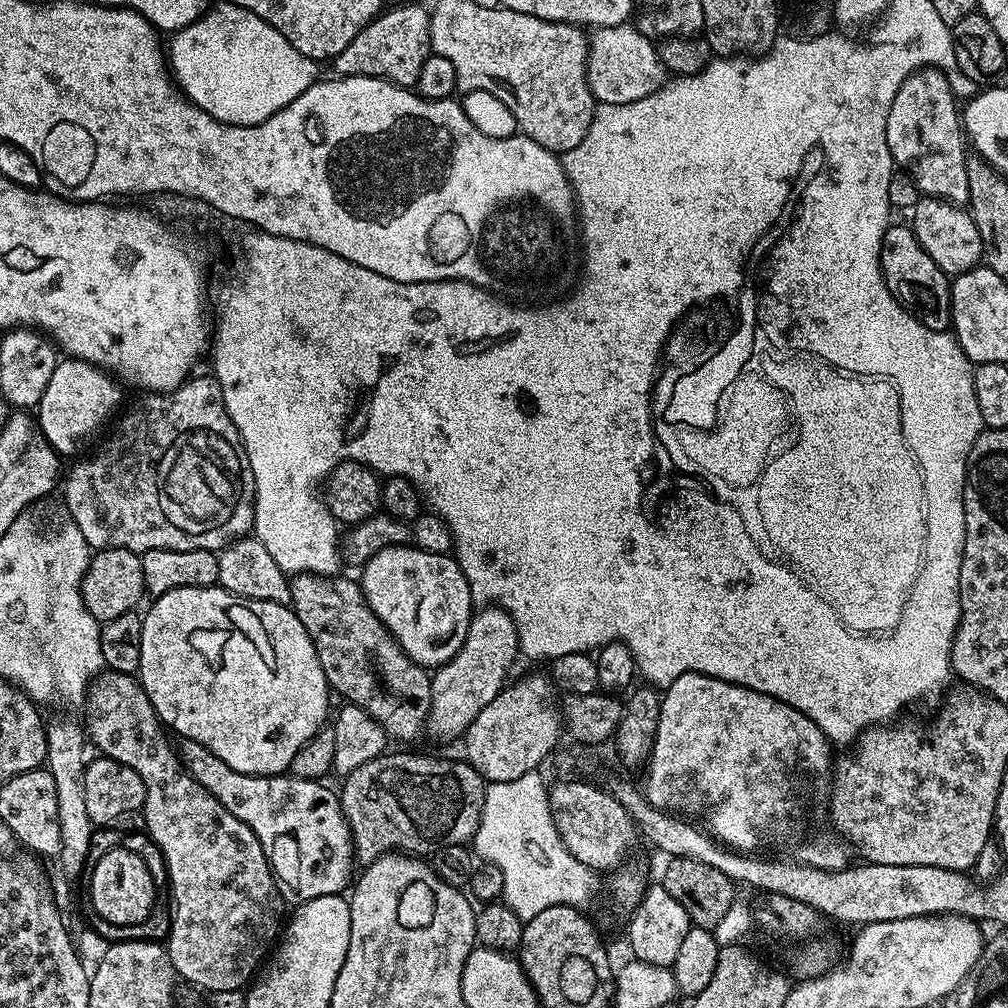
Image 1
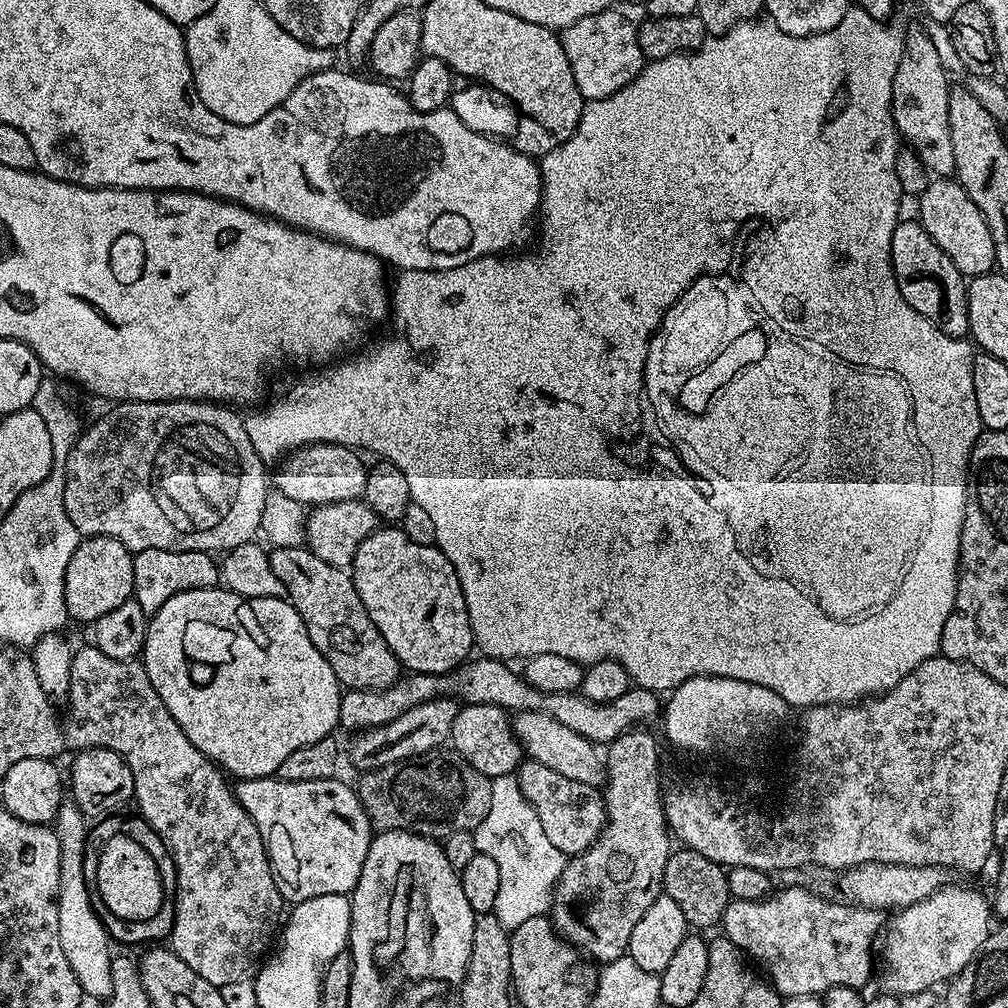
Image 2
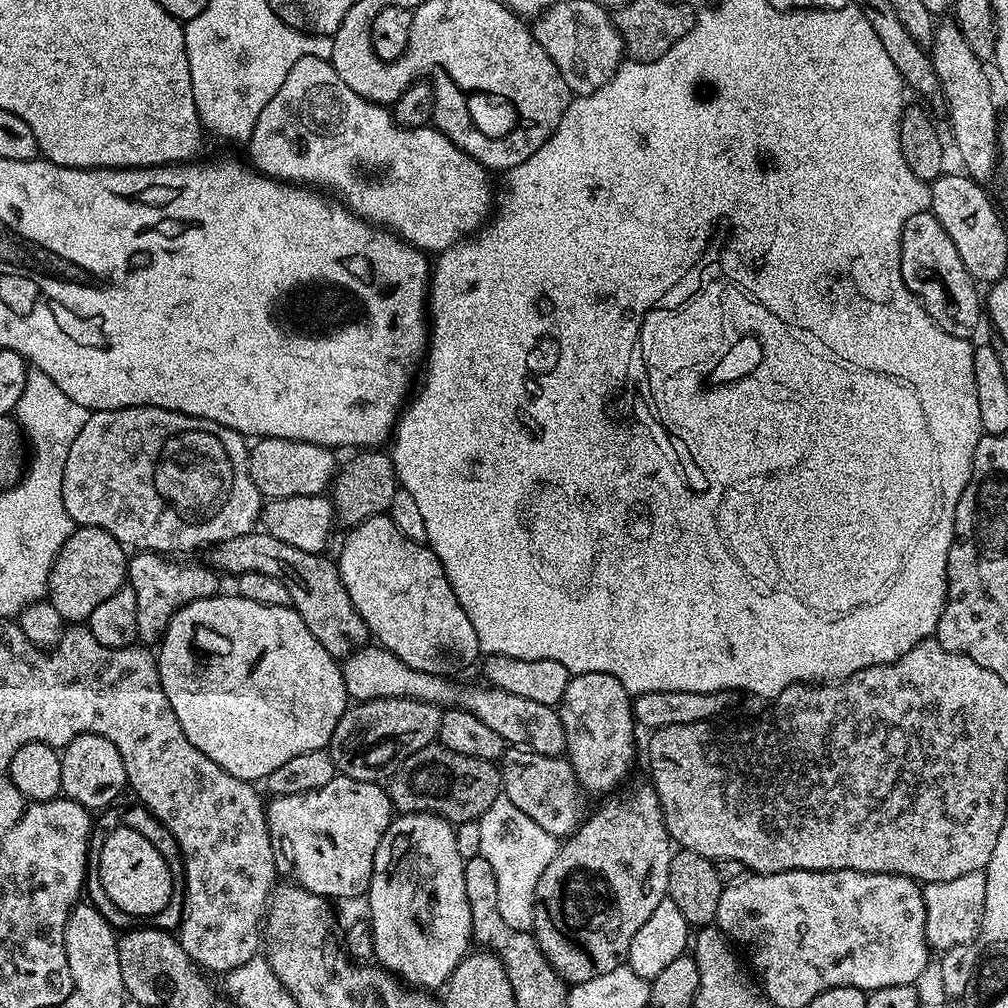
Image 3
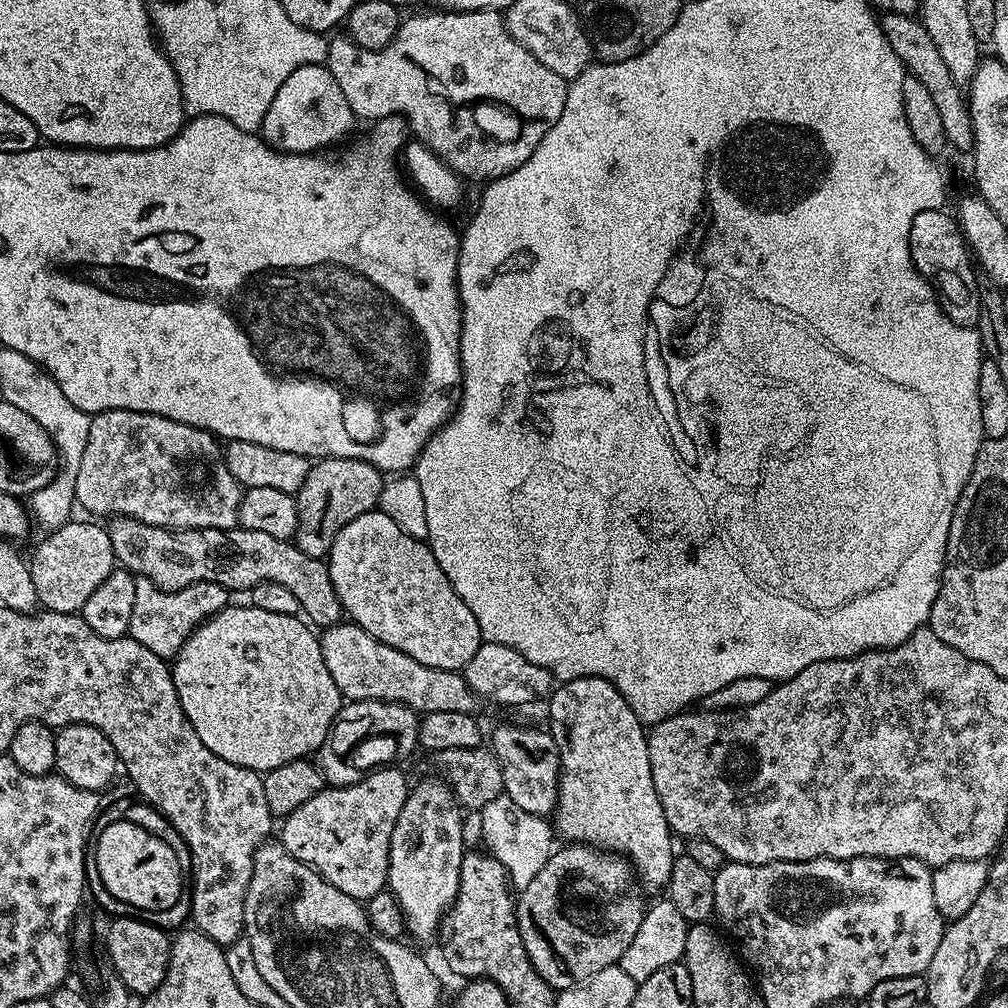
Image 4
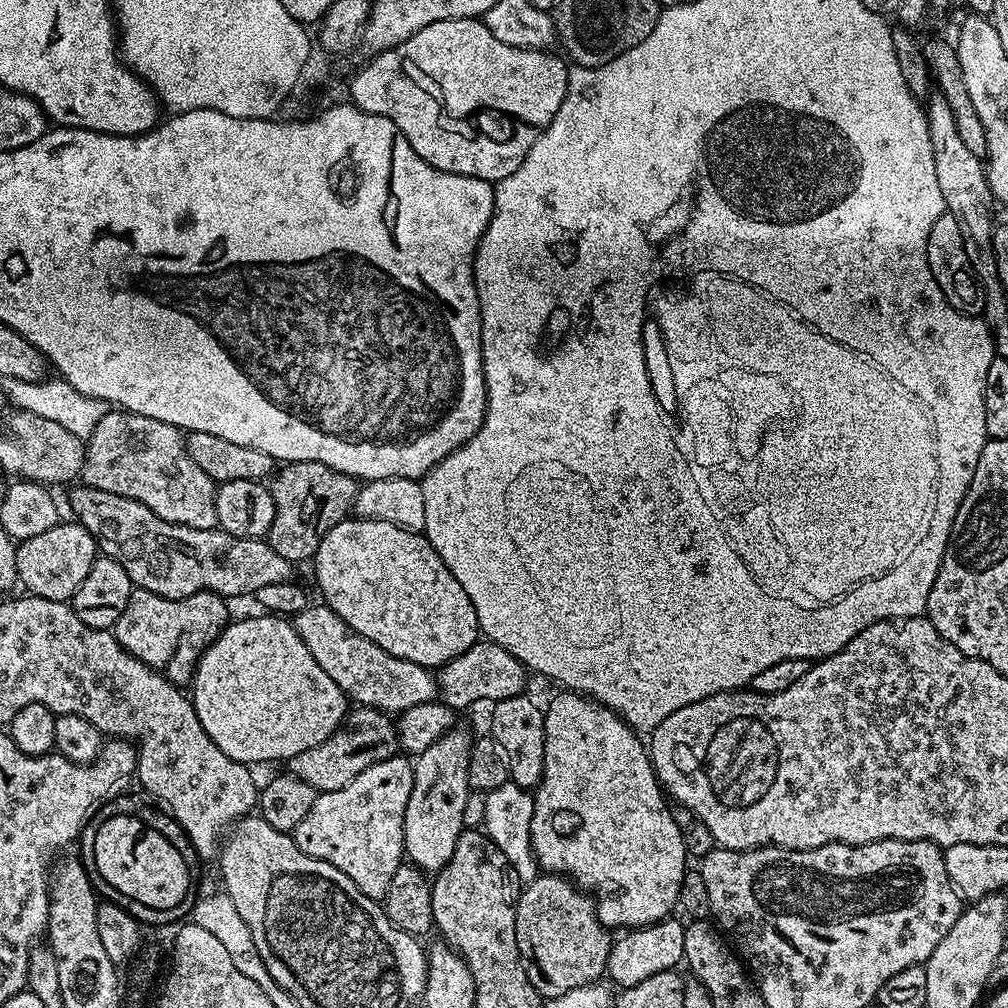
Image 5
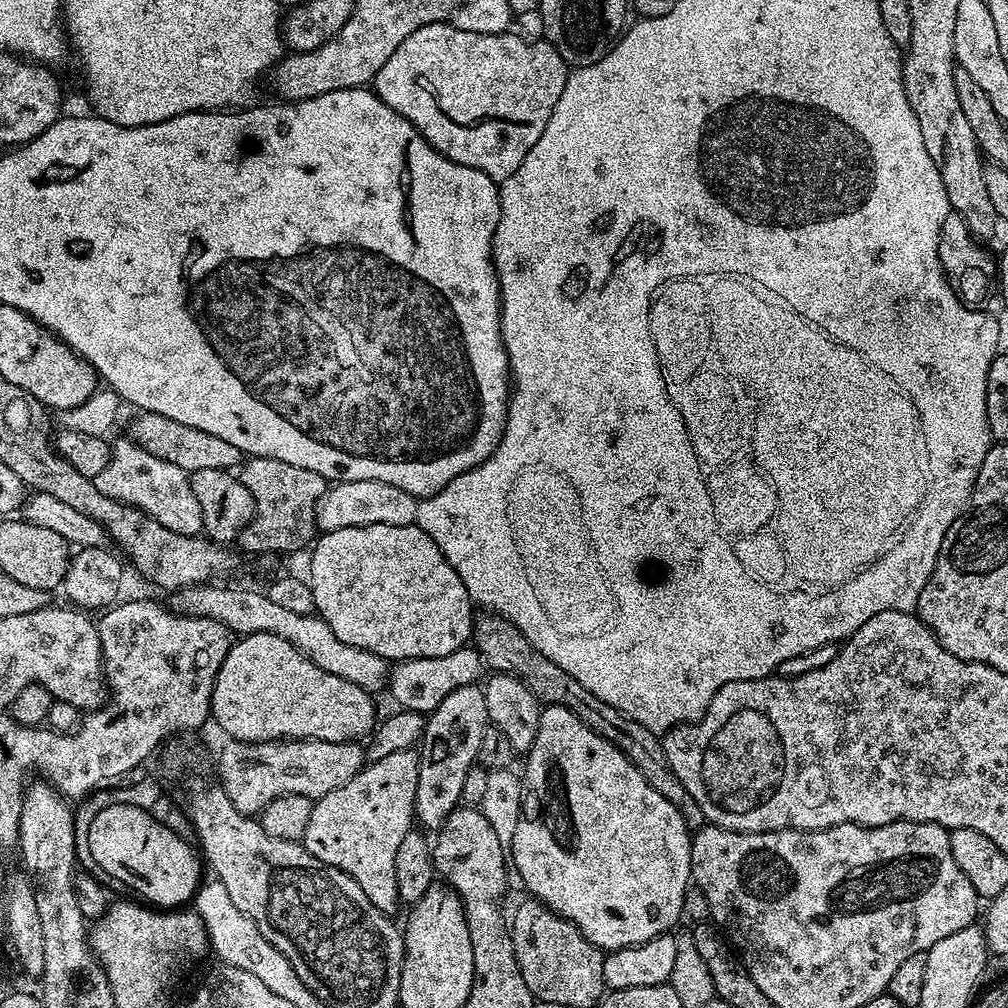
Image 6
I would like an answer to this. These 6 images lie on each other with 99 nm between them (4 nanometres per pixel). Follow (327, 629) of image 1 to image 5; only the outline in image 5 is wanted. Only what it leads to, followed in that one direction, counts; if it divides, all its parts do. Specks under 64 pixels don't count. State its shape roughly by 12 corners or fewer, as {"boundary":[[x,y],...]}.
{"boundary":[[76,487],[75,523],[135,587],[251,597],[293,579],[267,539]]}

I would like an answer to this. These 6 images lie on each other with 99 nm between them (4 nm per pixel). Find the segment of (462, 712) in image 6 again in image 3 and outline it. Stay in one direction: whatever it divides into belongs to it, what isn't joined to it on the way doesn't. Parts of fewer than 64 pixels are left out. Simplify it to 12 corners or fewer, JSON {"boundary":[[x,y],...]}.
{"boundary":[[456,829],[382,834],[366,919],[381,969],[440,990],[472,937]]}

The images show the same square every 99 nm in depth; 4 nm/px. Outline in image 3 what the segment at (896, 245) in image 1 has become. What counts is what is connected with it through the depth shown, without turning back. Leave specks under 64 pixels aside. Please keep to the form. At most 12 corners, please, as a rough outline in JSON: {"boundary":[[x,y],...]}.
{"boundary":[[931,210],[910,214],[902,282],[971,341],[982,292]]}

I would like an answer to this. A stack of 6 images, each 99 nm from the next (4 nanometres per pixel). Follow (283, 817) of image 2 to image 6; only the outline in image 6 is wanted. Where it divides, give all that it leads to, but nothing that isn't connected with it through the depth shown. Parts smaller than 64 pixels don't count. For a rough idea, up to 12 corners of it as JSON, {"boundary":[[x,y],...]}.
{"boundary":[[394,750],[313,803],[302,841],[389,914],[420,753]]}

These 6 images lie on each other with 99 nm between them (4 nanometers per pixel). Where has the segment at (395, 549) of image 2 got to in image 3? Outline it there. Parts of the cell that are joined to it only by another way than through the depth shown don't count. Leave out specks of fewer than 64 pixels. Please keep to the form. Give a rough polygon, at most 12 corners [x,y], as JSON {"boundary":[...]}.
{"boundary":[[387,514],[340,548],[371,639],[452,678],[478,634],[427,543]]}

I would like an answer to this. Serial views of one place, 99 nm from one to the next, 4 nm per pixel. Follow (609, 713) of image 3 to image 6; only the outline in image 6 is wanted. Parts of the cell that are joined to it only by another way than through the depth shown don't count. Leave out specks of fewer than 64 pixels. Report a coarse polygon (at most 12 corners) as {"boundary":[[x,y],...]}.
{"boundary":[[541,707],[510,845],[595,948],[665,935],[682,814],[570,710]]}

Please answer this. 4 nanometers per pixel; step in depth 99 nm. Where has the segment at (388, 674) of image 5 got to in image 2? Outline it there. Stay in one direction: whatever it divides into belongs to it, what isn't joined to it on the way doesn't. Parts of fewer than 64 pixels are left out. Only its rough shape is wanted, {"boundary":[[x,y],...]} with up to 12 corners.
{"boundary":[[517,712],[512,729],[531,759],[603,789],[605,757],[545,712]]}

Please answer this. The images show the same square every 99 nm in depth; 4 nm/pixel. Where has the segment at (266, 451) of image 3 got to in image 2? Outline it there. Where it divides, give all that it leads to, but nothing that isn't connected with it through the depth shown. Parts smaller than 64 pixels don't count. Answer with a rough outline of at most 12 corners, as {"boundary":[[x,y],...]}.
{"boundary":[[305,444],[270,484],[302,506],[363,497],[368,468],[341,444]]}

